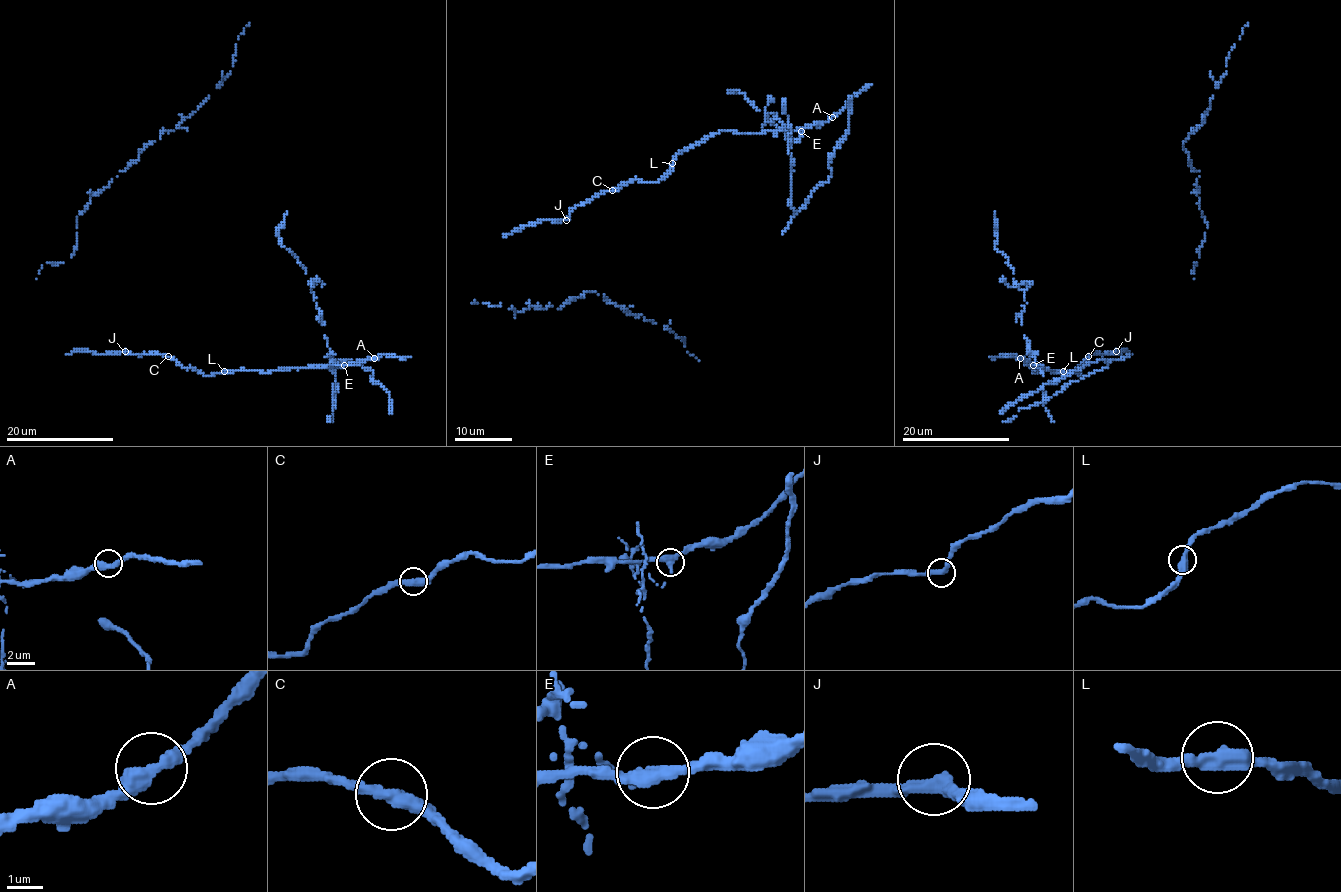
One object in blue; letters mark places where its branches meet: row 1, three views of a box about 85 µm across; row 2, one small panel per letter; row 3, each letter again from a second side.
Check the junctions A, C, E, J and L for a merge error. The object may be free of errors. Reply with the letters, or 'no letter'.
E

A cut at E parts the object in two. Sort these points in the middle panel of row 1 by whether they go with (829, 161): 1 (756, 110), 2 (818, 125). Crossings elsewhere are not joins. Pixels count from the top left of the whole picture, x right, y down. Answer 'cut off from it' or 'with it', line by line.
1: with it
2: cut off from it

